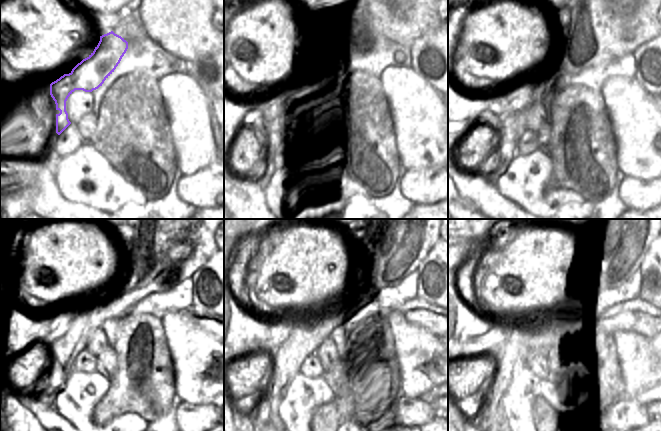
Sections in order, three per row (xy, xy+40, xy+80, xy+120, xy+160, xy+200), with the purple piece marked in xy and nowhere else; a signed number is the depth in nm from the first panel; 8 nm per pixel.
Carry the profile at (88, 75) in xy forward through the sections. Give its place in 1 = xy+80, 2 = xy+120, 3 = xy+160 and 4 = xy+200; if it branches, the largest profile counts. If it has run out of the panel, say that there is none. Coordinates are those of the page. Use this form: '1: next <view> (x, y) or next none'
1: next xy+80 (519, 97)
2: next xy+120 (60, 323)
3: next xy+160 (282, 329)
4: next xy+200 (495, 340)

